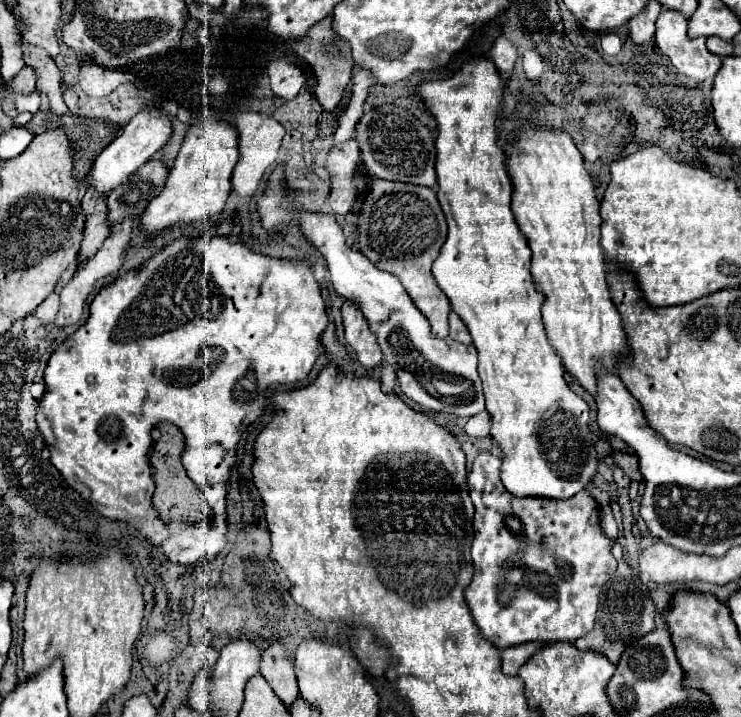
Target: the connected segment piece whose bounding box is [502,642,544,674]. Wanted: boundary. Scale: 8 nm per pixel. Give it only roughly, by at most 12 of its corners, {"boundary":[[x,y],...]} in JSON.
{"boundary":[[542,642],[502,650],[502,670],[516,674]]}

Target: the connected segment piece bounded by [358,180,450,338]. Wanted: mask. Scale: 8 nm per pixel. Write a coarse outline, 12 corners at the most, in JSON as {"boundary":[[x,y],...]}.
{"boundary":[[372,180],[360,252],[400,278],[434,336],[450,302],[430,270],[446,240],[436,192]]}

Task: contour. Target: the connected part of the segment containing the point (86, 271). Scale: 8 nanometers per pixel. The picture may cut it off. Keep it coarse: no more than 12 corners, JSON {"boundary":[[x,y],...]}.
{"boundary":[[134,218],[112,228],[60,290],[58,326],[76,324],[92,286],[118,272]]}

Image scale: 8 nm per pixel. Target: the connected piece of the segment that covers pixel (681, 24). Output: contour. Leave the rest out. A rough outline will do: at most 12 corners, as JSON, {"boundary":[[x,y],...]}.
{"boundary":[[662,10],[656,44],[678,72],[714,79],[722,58],[688,38],[686,18]]}

